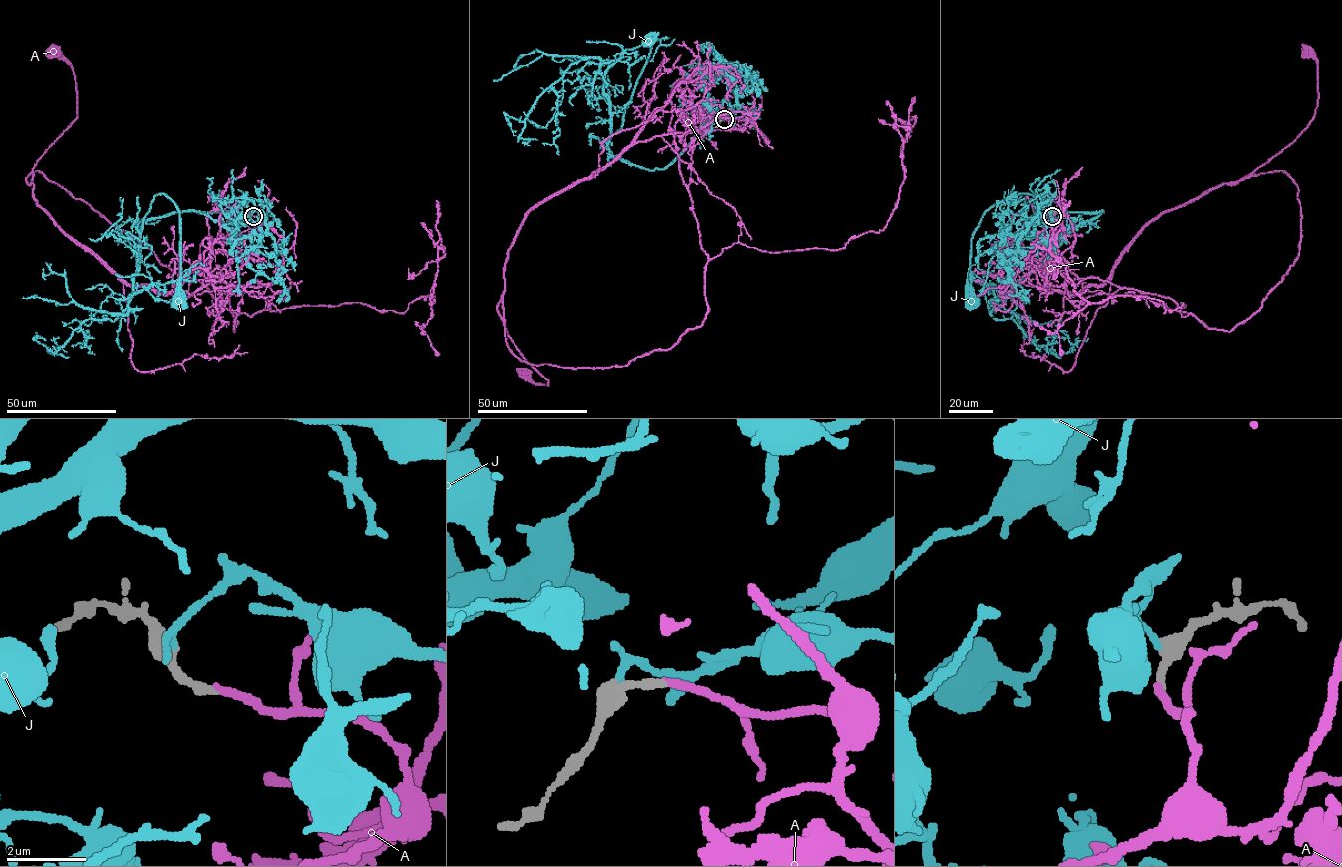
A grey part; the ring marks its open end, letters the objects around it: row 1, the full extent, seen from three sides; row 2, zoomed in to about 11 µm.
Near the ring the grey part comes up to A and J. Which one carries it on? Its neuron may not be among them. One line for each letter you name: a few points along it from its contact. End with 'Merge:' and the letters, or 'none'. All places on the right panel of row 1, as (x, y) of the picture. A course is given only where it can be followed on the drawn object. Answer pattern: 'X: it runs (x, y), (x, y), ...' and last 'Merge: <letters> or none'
A: it runs (1052, 215), (1021, 268), (1062, 291), (1100, 285), (1147, 224), (1234, 184), (1306, 127), (1318, 96), (1307, 52)
Merge: A

